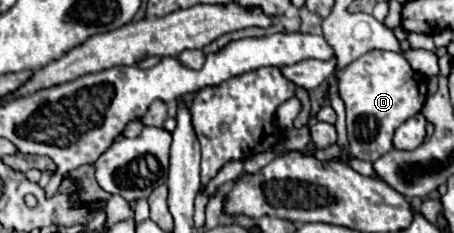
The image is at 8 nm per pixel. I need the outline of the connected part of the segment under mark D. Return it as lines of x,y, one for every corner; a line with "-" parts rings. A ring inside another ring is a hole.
373,50
339,72
339,96
347,108
351,154
357,160
373,162
393,148
393,132
405,120
421,112
427,98
427,78
415,72
399,52

